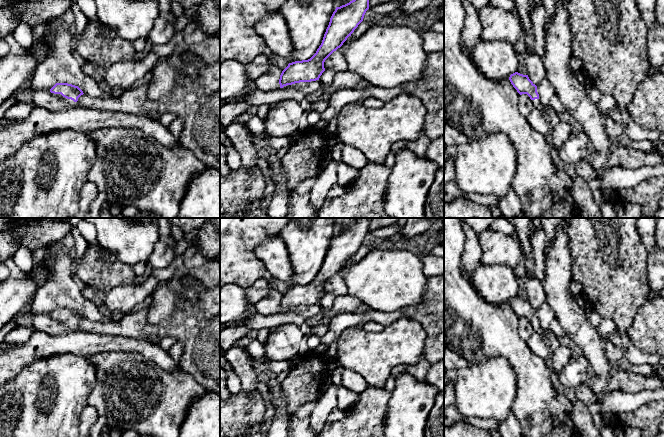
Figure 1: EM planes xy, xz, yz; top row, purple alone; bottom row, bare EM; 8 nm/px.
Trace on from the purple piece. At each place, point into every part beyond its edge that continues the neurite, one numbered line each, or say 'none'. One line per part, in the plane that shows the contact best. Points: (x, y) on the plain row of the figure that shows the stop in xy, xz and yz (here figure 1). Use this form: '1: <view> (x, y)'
1: xy (69, 326)

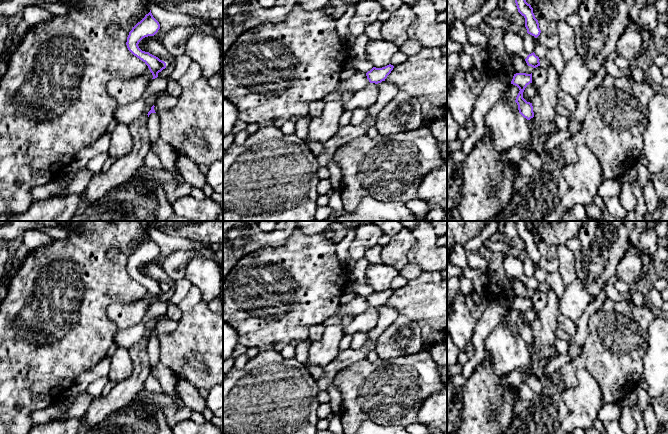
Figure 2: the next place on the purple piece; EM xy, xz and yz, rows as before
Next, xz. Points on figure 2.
none

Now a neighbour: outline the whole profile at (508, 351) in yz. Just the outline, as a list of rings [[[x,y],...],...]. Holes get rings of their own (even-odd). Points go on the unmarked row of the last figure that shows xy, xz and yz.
[[[507,289],[506,296],[500,300],[503,305],[500,322],[484,341],[484,347],[490,353],[493,369],[498,376],[509,374],[530,362],[527,343],[507,326],[507,316],[514,300],[511,294],[511,289]]]

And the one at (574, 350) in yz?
[[[571,339],[571,343],[567,353],[570,354],[573,357],[573,359],[576,359],[581,355],[581,352],[582,346],[578,345]]]

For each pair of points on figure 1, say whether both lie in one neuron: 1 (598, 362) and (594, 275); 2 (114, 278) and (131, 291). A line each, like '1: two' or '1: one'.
1: two
2: two

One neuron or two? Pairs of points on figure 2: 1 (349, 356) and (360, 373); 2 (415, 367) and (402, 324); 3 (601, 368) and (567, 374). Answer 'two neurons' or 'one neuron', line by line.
1: two neurons
2: two neurons
3: one neuron

